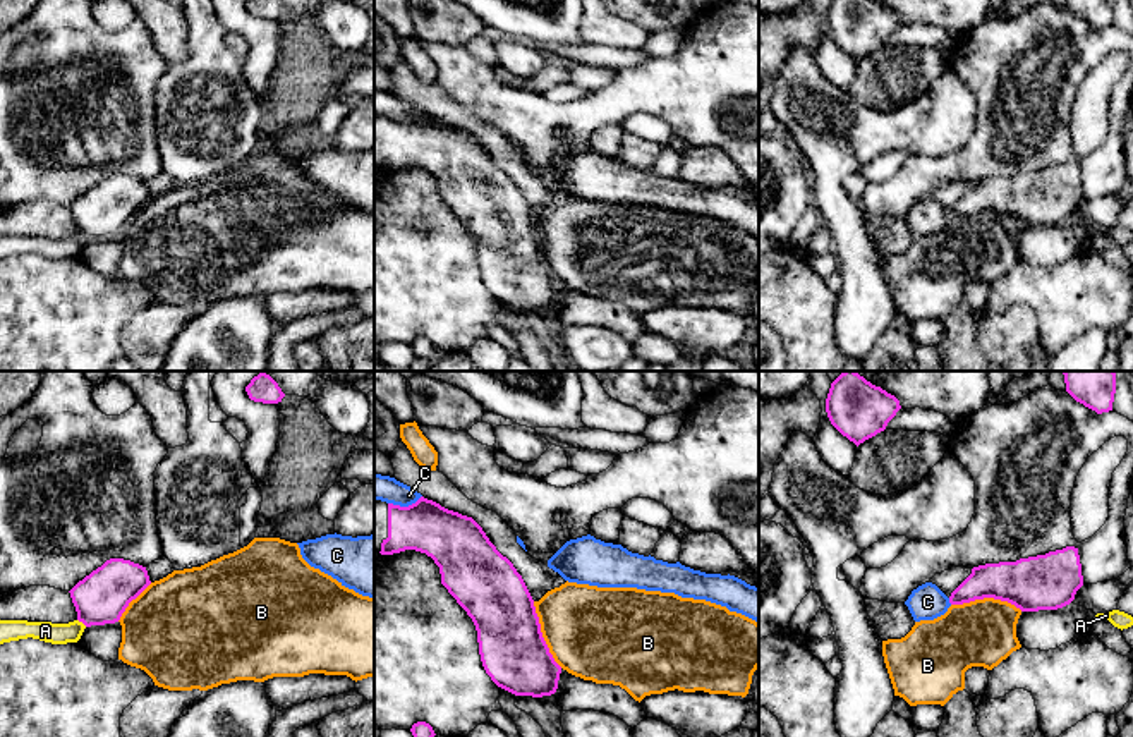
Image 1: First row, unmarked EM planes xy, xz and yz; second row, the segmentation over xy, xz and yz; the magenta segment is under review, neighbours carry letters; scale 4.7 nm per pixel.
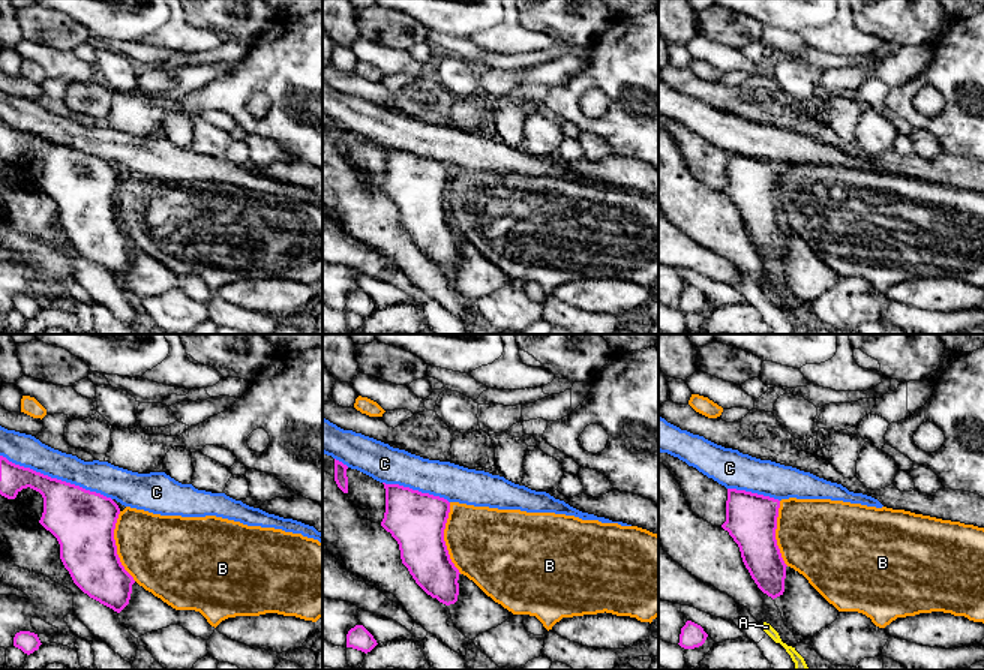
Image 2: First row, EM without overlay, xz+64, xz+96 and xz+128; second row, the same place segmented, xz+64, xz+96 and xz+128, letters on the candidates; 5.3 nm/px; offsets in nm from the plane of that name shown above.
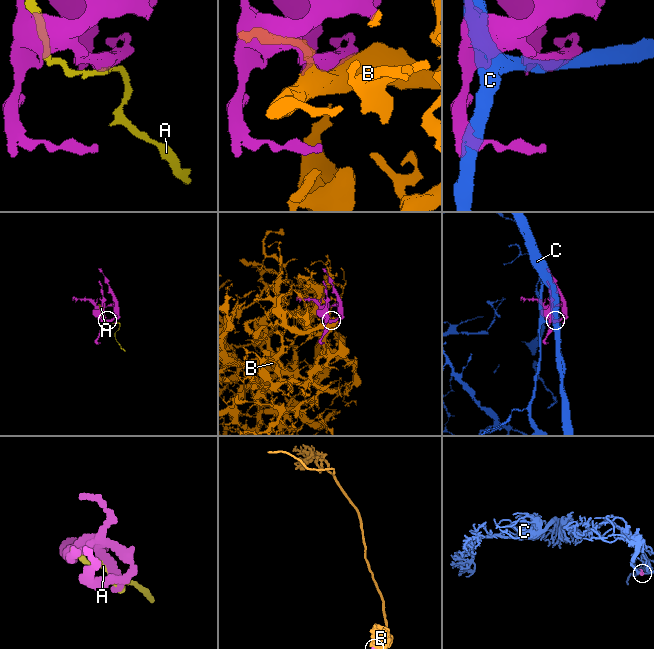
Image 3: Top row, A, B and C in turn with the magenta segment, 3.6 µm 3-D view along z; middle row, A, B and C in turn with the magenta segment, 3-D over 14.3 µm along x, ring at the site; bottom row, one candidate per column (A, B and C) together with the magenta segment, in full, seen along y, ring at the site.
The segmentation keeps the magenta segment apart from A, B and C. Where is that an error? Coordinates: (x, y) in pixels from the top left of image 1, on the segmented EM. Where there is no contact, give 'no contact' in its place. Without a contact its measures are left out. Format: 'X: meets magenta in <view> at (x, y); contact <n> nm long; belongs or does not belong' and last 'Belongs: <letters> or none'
A: meets magenta in xy at (83, 622); contact 60 nm long; does not belong
B: meets magenta in yz at (987, 596); contact 340 nm long; belongs
C: meets magenta in xz at (404, 507); contact 170 nm long; does not belong
Belongs: B

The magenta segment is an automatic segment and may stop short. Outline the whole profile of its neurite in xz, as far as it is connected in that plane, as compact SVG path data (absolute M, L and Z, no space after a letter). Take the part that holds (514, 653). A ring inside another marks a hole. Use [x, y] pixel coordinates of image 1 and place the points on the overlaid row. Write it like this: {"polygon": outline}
{"polygon": "M424 496L409 507L374 500L374 550L415 550L434 560L441 584L472 618L482 667L498 687L532 697L556 692L561 667L542 637L534 600L472 517Z"}

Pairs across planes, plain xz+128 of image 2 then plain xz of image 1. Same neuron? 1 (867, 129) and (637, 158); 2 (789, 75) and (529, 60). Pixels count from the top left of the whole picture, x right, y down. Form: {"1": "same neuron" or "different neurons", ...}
{"1": "same neuron", "2": "same neuron"}

